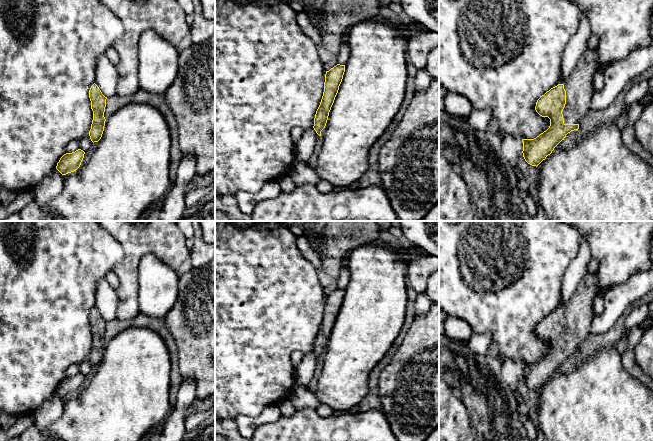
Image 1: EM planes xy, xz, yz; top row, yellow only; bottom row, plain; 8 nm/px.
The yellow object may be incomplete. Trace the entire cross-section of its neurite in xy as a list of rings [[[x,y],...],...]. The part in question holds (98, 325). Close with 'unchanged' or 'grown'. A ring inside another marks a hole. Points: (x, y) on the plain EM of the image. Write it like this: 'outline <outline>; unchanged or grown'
outline [[[94,307],[89,314],[89,322],[91,325],[91,333],[93,335],[93,344],[91,348],[91,353],[89,355],[89,360],[91,365],[98,366],[103,358],[105,350],[105,331],[106,323],[99,311]]]; unchanged

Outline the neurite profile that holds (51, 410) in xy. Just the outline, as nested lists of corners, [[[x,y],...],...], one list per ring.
[[[54,393],[46,399],[33,413],[34,425],[41,431],[46,431],[55,421],[60,419],[64,410],[65,399]]]

